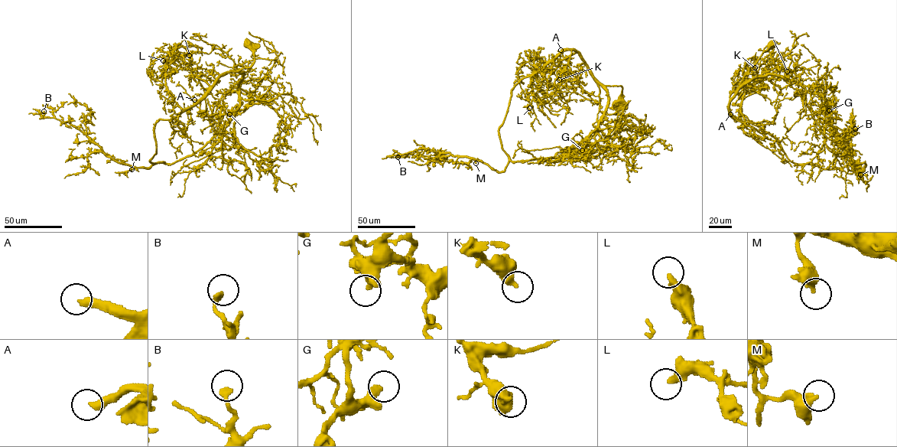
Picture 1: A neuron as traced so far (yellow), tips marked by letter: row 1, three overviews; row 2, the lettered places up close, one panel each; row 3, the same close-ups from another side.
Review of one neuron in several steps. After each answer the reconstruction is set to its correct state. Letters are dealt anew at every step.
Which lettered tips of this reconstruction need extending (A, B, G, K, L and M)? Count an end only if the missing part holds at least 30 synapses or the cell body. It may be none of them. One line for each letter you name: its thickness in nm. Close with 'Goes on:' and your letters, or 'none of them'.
A: 360 nm thick
Goes on: A

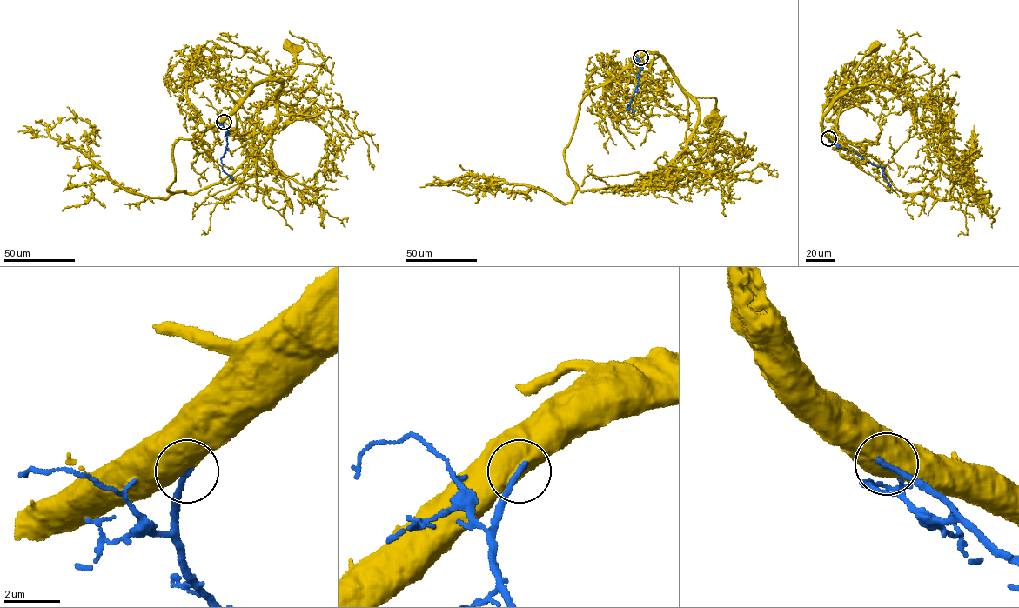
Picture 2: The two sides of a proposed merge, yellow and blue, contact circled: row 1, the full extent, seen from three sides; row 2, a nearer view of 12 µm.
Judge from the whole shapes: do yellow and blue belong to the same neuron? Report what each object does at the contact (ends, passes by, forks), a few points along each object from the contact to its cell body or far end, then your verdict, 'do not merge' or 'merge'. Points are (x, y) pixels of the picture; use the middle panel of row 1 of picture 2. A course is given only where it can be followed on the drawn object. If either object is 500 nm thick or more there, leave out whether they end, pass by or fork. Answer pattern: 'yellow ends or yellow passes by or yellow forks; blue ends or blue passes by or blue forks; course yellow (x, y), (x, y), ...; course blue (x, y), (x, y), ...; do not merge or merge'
course yellow (640, 57), (650, 52), (659, 55), (687, 92), (693, 96), (715, 99), (717, 109), (711, 122), (708, 120); course blue (640, 57), (638, 85), (626, 107), (635, 110); merge

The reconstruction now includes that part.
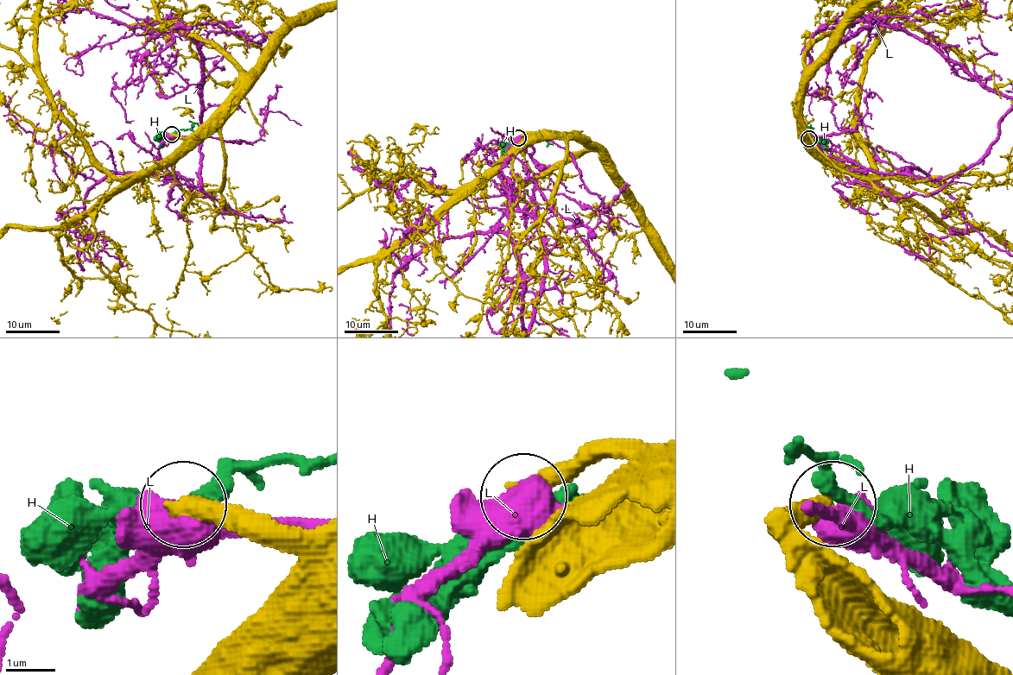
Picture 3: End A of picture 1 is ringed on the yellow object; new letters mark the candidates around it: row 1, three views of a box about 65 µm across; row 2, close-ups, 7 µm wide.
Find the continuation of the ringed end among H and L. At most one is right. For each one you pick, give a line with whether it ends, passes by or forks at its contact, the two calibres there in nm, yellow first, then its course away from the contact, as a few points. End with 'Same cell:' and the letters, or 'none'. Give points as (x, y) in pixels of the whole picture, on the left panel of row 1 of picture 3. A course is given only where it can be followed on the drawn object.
Same cell: none

